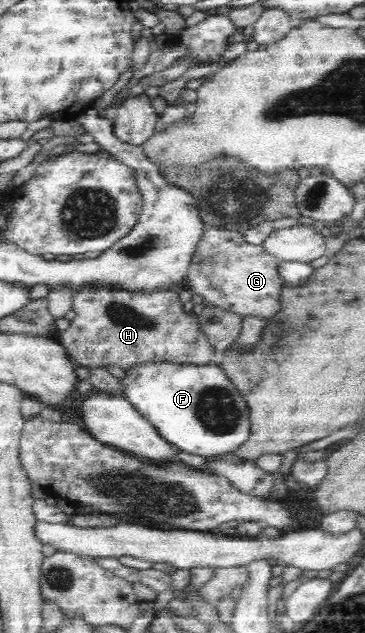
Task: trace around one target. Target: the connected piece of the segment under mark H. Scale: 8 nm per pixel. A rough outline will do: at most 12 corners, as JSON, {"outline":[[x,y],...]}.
{"outline":[[84,287],[60,333],[75,368],[217,353],[172,290]]}

